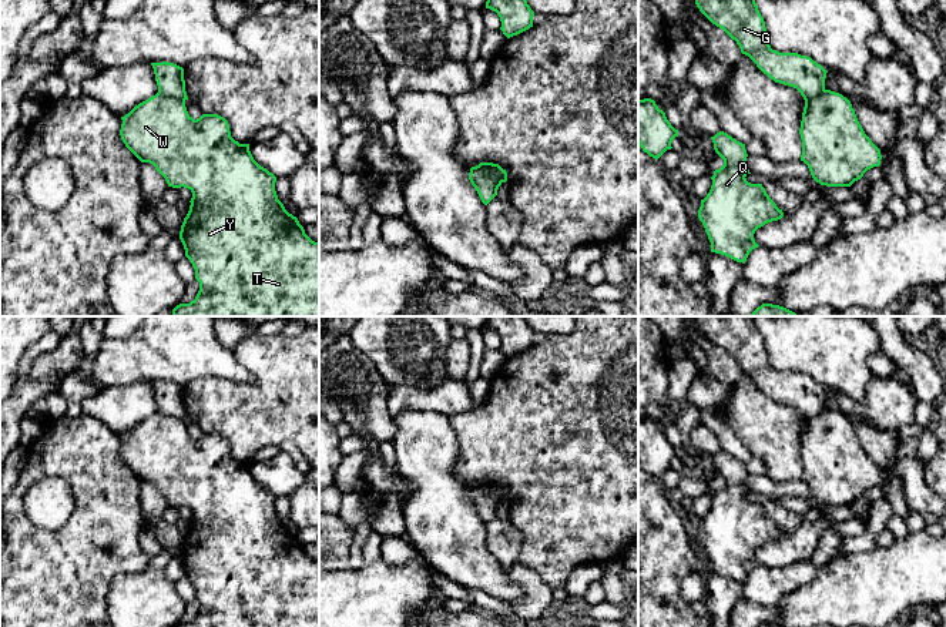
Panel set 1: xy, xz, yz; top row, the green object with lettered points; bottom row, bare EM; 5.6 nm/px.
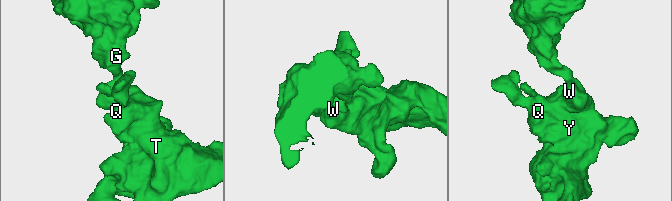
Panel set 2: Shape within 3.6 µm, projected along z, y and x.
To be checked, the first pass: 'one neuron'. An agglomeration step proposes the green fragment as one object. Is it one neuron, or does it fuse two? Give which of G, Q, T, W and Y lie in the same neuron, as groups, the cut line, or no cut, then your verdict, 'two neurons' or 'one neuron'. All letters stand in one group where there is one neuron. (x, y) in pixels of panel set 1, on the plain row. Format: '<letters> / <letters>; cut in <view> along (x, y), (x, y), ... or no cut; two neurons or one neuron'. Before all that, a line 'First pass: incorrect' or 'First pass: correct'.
First pass: incorrect
G / Q T W Y; cut in xy along (157, 412), (184, 421); two neurons

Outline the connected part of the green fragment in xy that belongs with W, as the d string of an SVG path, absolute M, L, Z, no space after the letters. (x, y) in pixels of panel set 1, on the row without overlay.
M157 412L121 439L120 455L125 466L141 482L152 483L168 506L192 512L180 559L195 589L199 610L194 620L175 627L319 627L319 561L312 560L298 537L285 529L275 510L276 496L254 479L249 463L231 456L224 436L202 433L194 439L185 420Z

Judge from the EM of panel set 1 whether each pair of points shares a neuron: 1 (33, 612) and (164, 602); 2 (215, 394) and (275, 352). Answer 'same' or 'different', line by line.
1: different
2: same

